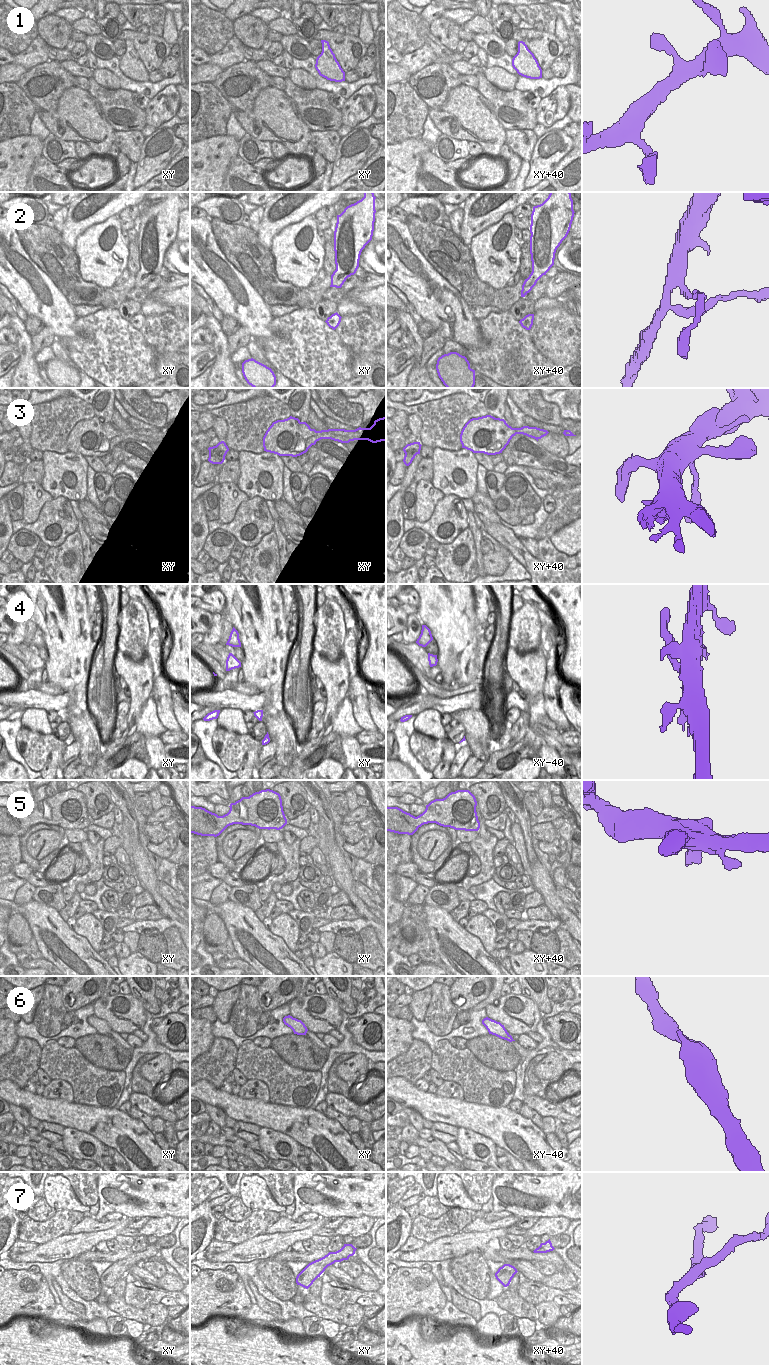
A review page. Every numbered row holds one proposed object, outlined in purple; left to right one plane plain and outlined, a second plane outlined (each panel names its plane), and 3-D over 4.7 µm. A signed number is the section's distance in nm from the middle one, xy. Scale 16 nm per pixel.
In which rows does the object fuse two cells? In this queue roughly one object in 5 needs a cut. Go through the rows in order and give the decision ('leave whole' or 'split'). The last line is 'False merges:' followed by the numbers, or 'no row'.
1: leave whole
2: leave whole
3: leave whole
4: leave whole
5: leave whole
6: leave whole
7: leave whole
False merges: no row

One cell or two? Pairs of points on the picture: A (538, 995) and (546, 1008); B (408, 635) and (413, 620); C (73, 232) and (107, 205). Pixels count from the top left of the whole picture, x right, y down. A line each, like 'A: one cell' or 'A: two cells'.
A: one cell
B: one cell
C: one cell

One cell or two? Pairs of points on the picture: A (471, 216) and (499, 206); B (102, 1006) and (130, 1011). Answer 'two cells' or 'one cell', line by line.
A: one cell
B: one cell

